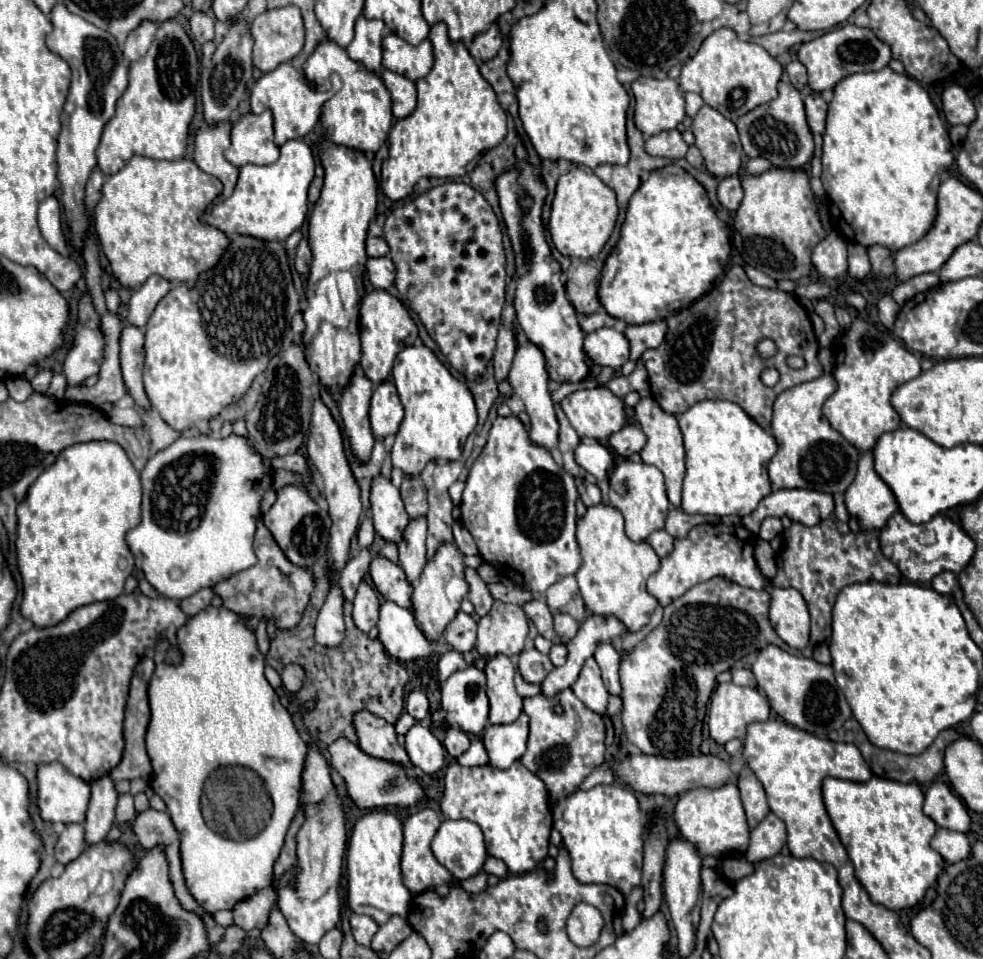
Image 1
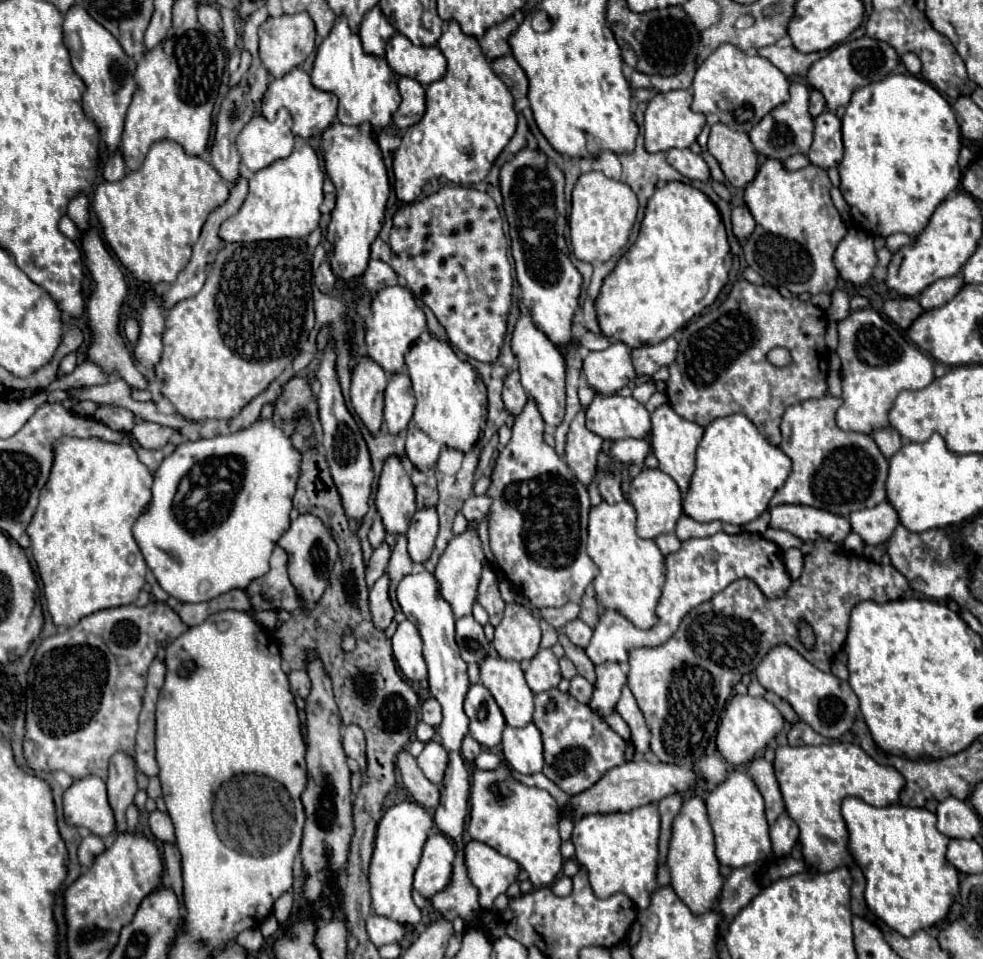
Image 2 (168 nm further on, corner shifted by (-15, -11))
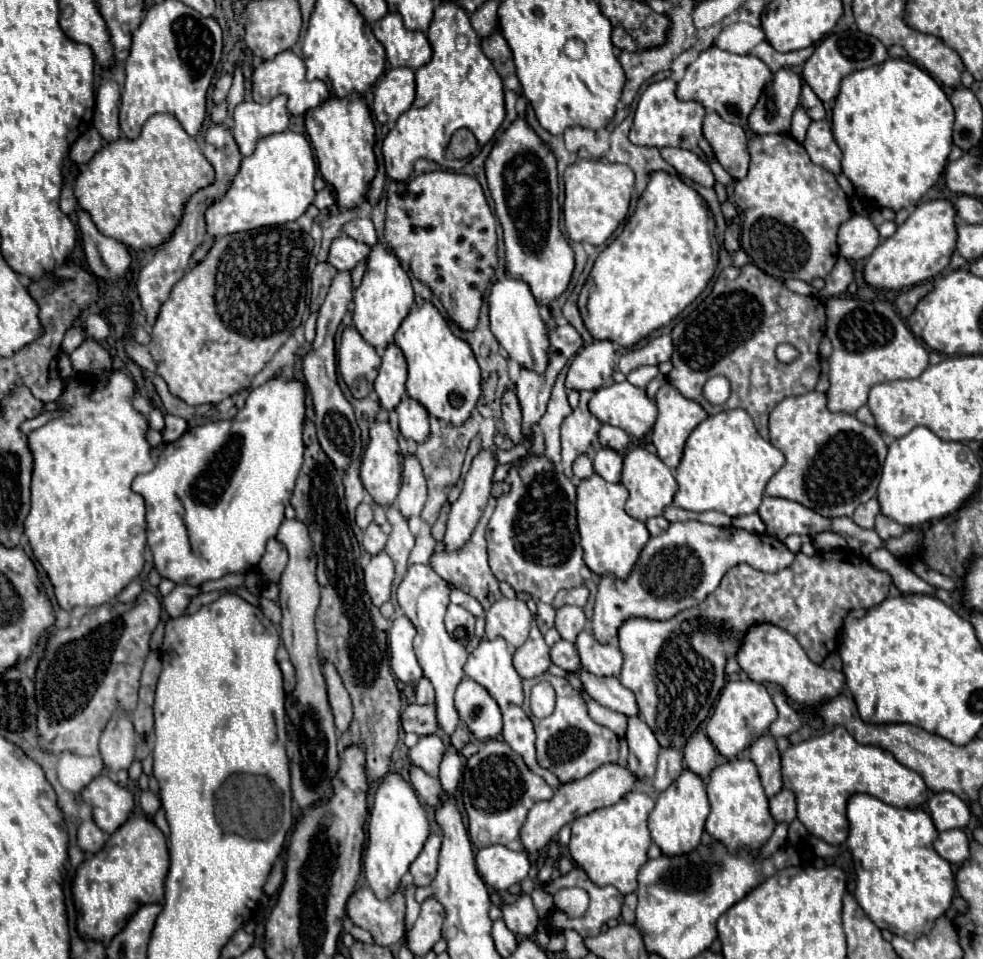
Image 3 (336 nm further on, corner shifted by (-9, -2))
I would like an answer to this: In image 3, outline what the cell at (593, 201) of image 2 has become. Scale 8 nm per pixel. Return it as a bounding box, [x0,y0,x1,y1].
[563,160,633,246]

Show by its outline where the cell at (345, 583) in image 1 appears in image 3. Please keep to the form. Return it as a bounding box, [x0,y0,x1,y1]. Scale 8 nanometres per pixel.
[363,522,387,556]

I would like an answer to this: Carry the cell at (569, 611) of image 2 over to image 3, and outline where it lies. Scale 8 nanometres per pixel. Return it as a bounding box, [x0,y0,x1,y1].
[553,586,589,608]

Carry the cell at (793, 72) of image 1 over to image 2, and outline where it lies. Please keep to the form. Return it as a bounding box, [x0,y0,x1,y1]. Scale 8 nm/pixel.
[809,89,825,117]

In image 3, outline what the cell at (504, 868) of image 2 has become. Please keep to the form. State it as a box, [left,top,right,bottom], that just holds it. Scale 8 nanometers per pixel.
[475,844,529,892]

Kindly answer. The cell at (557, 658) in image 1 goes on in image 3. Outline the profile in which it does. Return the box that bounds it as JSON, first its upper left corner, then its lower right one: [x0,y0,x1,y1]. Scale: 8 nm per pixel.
[551,640,579,672]

